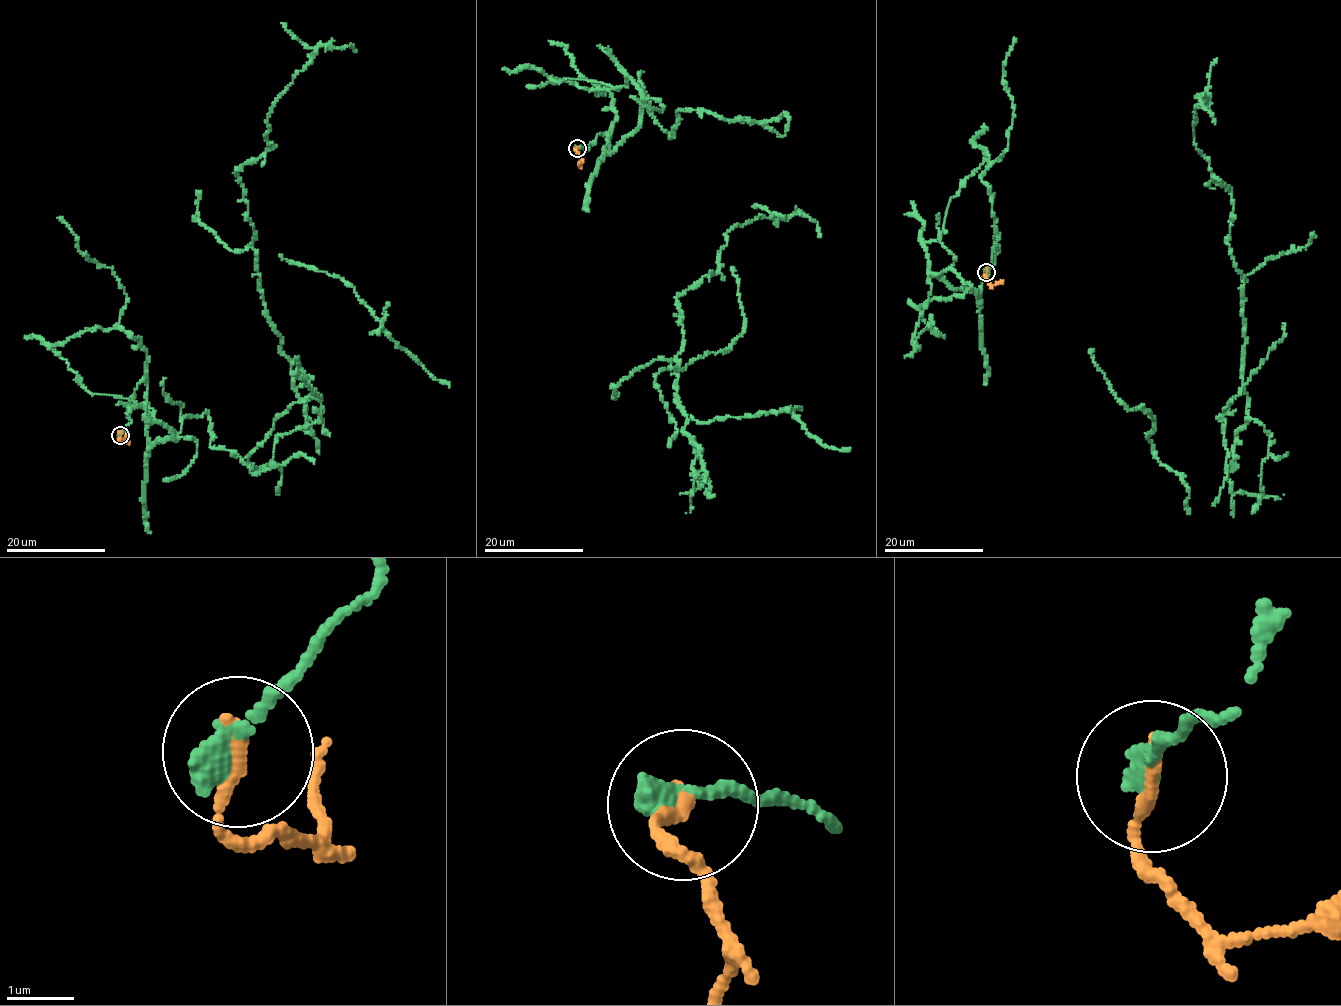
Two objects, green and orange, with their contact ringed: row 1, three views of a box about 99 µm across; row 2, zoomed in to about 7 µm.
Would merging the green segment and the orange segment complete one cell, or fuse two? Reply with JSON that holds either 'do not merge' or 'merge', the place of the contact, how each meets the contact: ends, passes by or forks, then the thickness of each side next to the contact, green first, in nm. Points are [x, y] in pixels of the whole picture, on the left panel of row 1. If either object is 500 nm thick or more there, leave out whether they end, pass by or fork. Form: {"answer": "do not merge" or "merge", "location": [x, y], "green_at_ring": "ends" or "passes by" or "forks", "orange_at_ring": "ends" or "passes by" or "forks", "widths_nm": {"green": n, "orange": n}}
{"answer": "do not merge", "location": [120, 435], "green_at_ring": "ends", "orange_at_ring": "ends", "widths_nm": {"green": 400, "orange": 220}}

